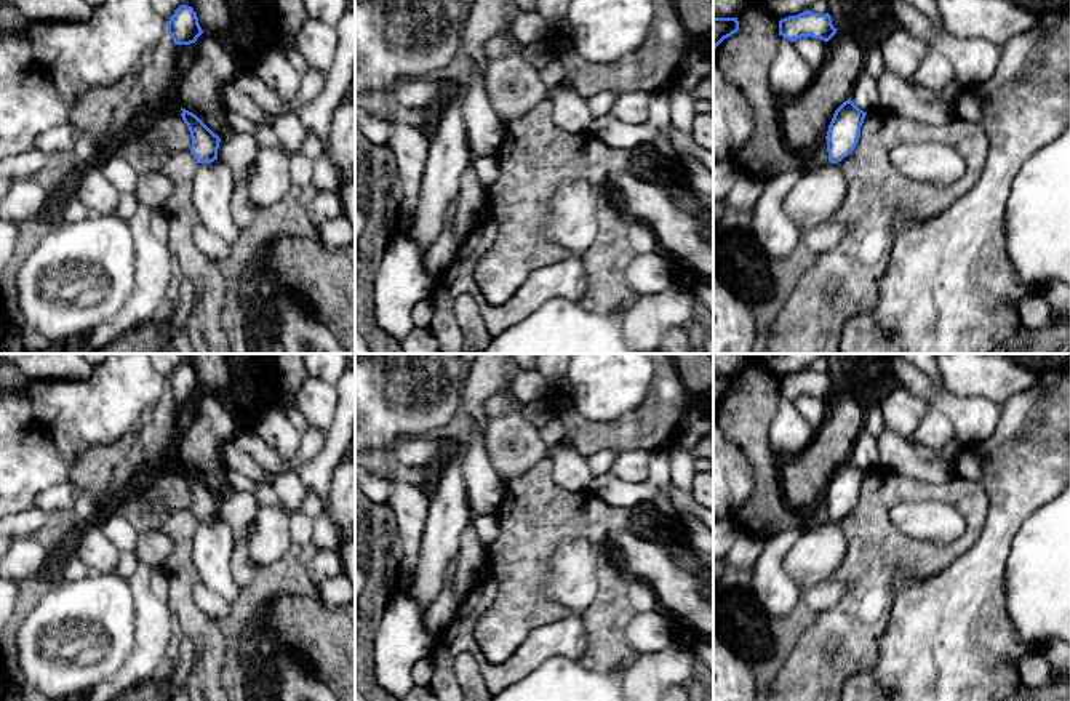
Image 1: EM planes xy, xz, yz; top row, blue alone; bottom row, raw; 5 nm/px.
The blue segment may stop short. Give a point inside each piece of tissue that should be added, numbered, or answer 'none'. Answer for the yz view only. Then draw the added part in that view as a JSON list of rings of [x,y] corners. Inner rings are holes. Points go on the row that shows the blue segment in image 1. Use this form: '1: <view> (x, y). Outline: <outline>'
none

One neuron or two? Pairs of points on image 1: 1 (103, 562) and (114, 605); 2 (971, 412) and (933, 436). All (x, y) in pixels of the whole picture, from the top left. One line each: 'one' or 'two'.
1: two
2: two

